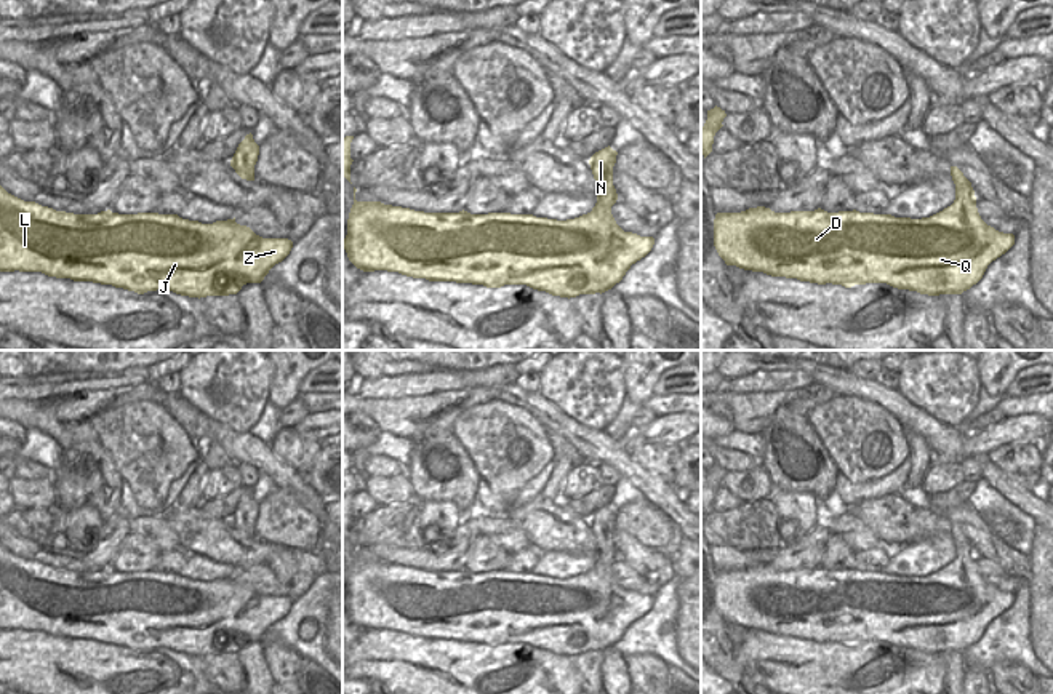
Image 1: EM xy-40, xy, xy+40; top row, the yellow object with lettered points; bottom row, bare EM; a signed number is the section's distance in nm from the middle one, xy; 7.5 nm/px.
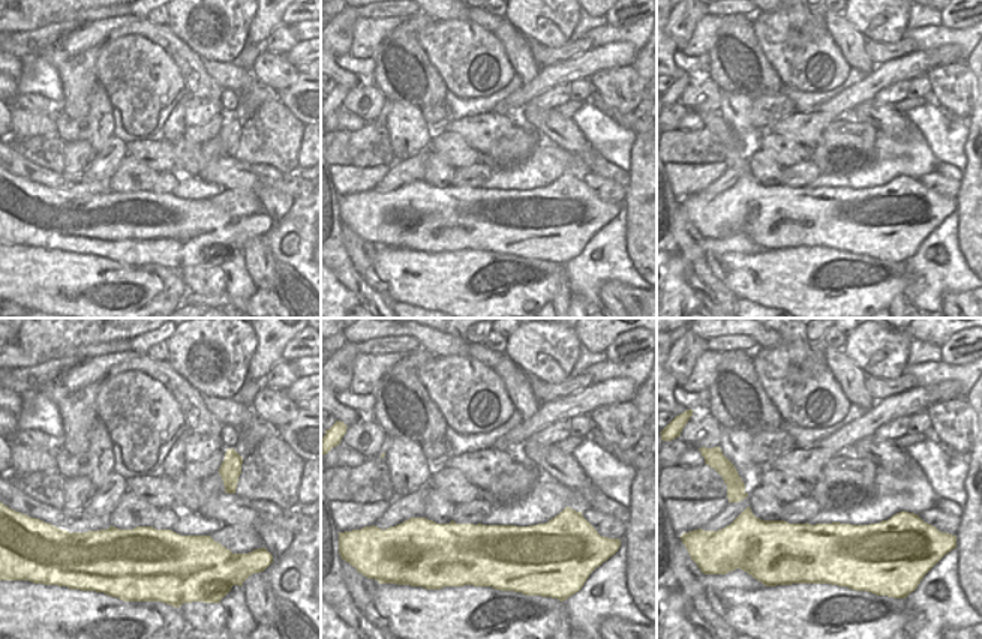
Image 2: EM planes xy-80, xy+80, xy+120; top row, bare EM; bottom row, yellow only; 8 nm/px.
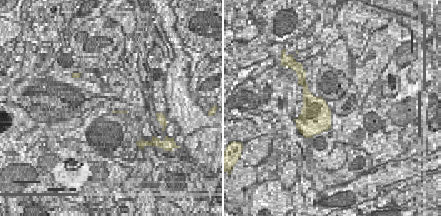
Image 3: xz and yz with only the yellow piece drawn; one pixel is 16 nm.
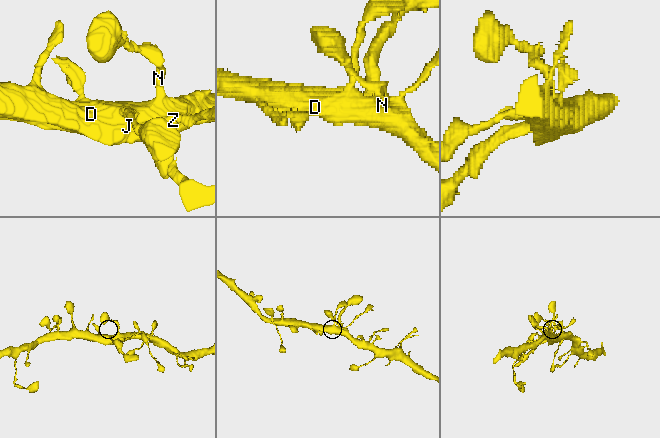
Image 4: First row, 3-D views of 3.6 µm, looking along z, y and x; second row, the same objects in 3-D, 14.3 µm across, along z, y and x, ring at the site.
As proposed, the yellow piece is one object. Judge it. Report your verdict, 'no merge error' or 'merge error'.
no merge error

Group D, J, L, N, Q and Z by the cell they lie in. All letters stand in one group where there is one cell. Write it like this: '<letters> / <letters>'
D J L N Q Z

